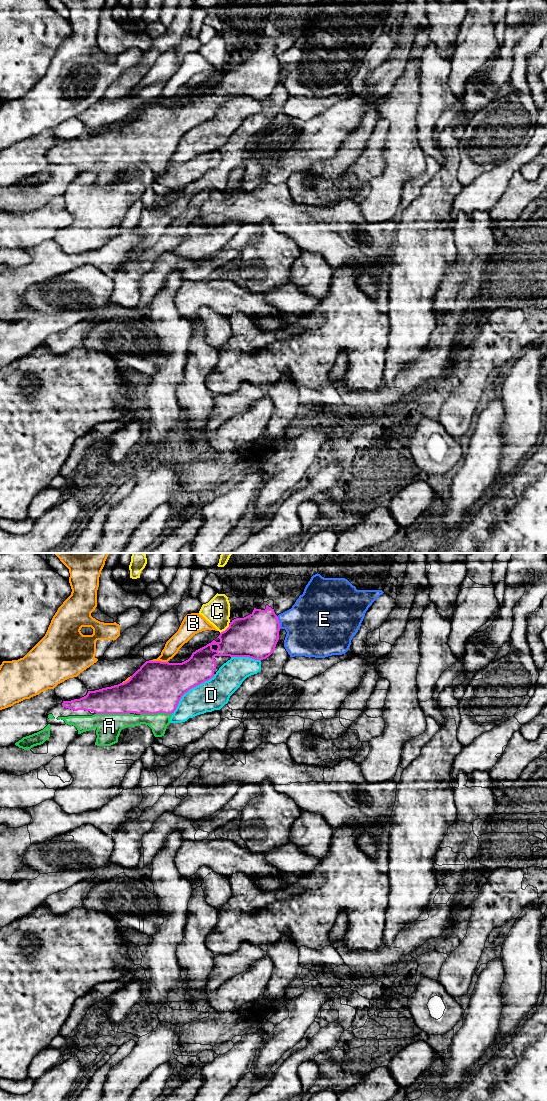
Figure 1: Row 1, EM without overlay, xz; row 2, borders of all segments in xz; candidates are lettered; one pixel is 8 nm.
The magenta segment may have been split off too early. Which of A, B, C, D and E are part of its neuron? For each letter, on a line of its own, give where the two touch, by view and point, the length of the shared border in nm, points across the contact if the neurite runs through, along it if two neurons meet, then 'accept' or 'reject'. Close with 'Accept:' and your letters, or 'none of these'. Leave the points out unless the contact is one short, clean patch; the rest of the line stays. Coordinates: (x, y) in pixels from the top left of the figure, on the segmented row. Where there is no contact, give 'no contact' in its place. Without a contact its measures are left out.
A: xz (113, 713) | 280 nm | accept
B: xz (159, 661) | 140 nm | reject
C: xz (226, 629) | 110 nm | along xz (229, 624), (220, 633) | reject
D: xz (190, 688) | 460 nm | reject
E: xz (278, 622) | 110 nm | along xz (276, 616), (280, 628) | reject
Accept: A

